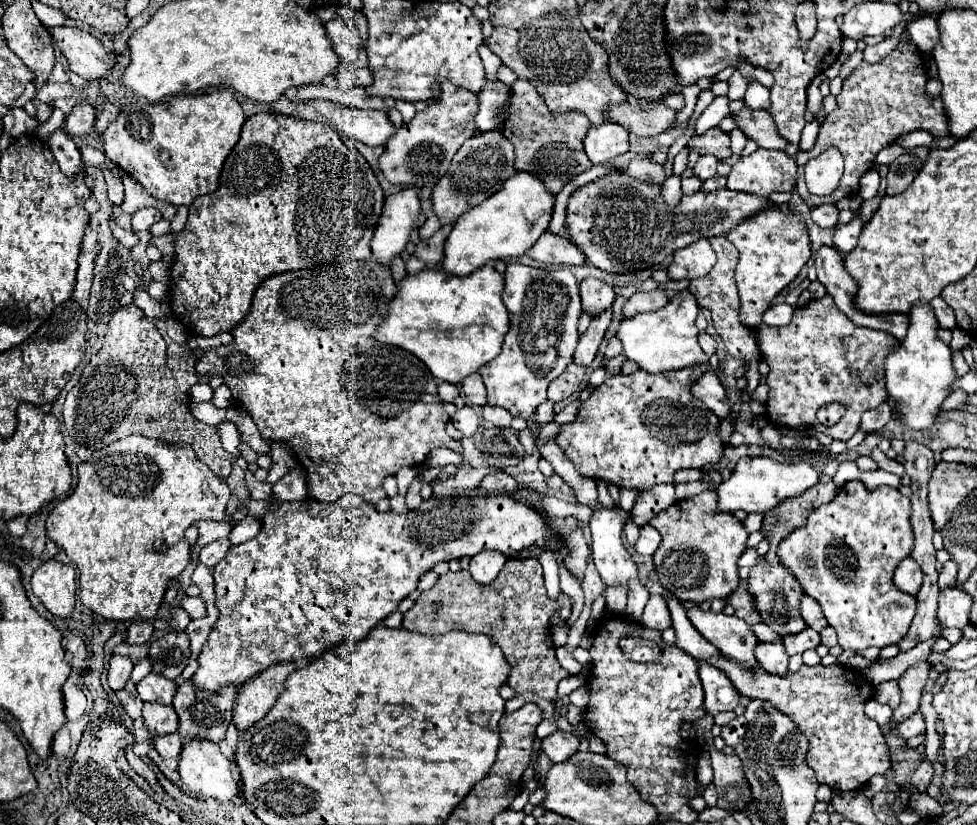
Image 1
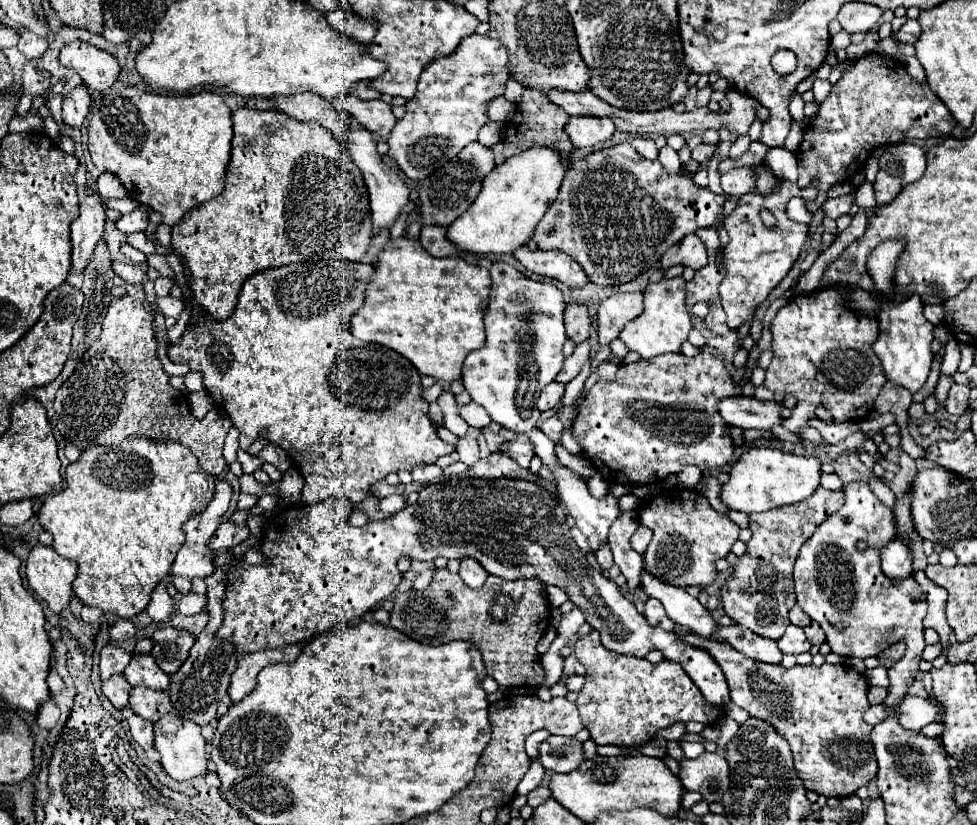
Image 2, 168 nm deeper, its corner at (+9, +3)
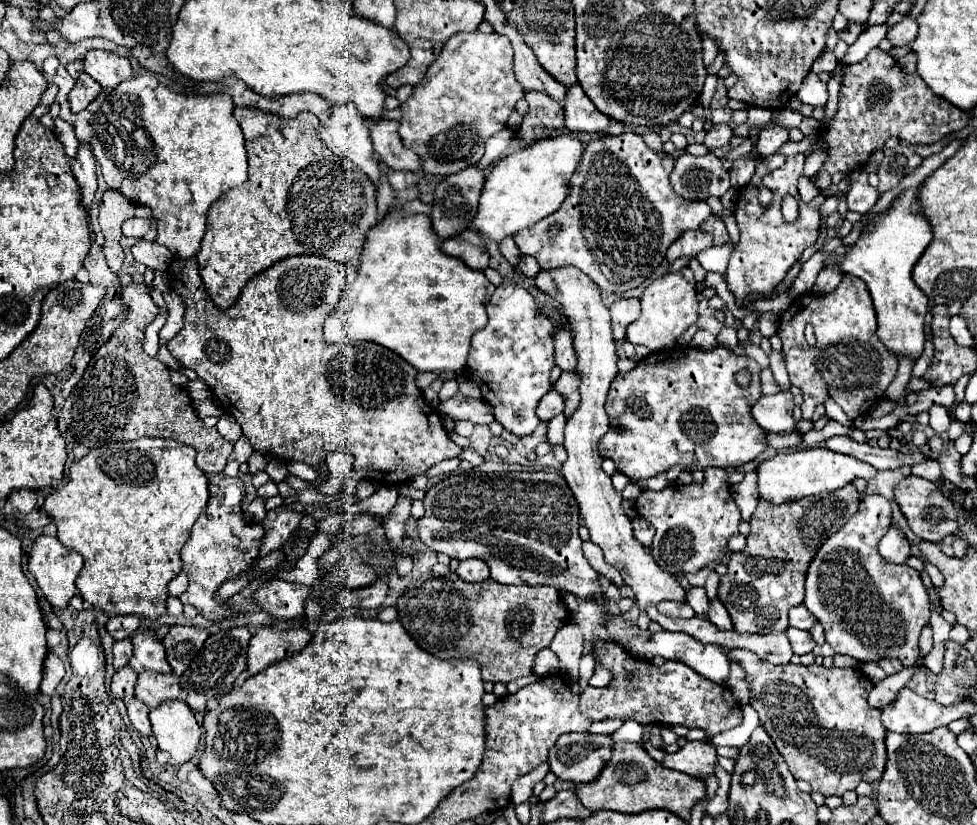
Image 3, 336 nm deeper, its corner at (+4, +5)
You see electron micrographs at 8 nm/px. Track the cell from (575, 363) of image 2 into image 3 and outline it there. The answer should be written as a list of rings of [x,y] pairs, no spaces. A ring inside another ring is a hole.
[[[563,371],[553,385],[553,389],[559,391],[565,399],[565,417],[569,417],[571,411],[575,411],[575,407],[579,405],[579,381],[579,371]]]

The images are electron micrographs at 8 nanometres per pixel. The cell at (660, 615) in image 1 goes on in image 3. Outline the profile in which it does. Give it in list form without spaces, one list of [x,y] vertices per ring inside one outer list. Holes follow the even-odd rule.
[[[675,601],[657,603],[657,611],[671,619],[687,619],[687,617],[695,615],[695,611],[691,611],[691,607],[687,603],[675,603]]]

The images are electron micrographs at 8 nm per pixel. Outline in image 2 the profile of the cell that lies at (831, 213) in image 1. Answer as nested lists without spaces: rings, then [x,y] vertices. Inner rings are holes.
[[[850,193],[850,195],[836,197],[836,199],[828,199],[828,201],[824,203],[824,213],[826,213],[828,217],[832,217],[832,219],[838,219],[840,215],[846,215],[846,213],[850,211],[852,203],[854,203],[854,195],[852,195],[852,193]]]

